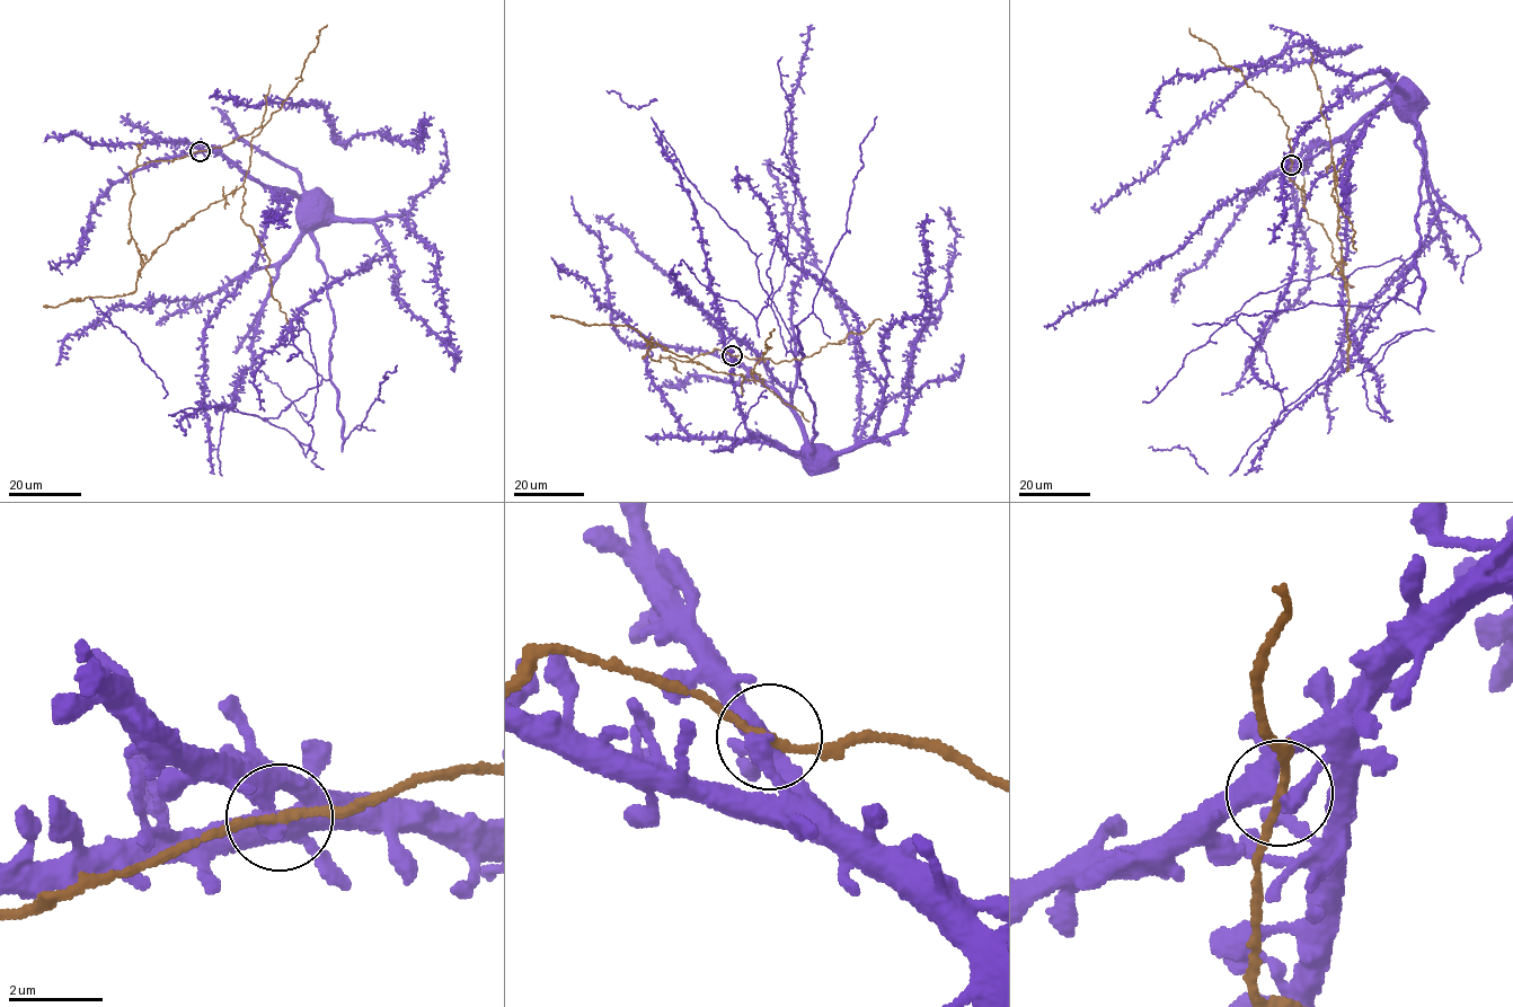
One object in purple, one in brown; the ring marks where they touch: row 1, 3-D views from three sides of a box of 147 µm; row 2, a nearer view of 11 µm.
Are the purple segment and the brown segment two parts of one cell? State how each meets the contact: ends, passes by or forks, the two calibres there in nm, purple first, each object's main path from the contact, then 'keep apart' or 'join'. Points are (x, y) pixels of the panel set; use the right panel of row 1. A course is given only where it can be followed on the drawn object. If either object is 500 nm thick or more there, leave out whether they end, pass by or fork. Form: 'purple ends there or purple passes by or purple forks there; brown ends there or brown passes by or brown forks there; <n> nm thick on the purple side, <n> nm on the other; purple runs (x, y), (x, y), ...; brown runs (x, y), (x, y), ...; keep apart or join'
purple passes by; brown passes by; 400 nm thick on the purple side, 150 nm on the other; purple runs (1292, 165), (1317, 144), (1346, 134), (1366, 116), (1387, 106), (1403, 104); brown runs (1292, 165), (1342, 274), (1332, 155), (1332, 194), (1356, 250); keep apart

